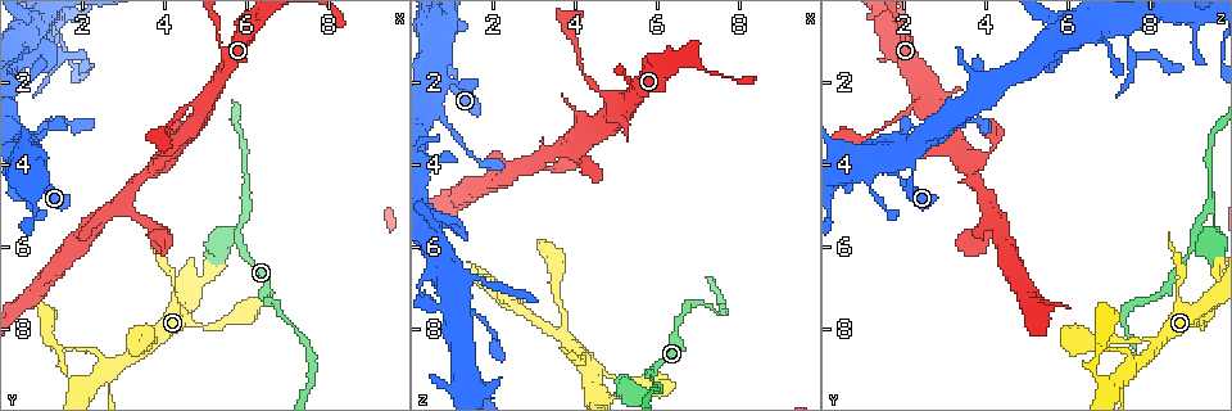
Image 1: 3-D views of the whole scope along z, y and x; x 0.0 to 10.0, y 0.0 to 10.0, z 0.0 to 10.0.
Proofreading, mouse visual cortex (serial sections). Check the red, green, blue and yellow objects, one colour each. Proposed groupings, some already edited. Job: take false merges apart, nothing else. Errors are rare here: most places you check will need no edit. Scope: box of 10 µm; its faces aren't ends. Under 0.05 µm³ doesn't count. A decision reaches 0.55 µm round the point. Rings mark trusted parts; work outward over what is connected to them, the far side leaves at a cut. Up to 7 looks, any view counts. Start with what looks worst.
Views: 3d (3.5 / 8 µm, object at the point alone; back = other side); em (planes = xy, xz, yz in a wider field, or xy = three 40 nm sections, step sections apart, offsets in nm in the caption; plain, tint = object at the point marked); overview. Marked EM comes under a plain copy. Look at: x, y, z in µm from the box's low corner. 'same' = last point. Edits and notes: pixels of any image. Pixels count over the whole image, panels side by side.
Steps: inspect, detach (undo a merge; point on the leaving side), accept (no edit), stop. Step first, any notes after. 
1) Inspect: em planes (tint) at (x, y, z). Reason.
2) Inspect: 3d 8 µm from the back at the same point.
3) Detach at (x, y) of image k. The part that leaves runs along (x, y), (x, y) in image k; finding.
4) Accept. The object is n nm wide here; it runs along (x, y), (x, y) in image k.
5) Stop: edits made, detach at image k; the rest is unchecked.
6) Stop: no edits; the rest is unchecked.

Inspect: 3d 3.5 µm at (5.95, 5.20, 9.40).

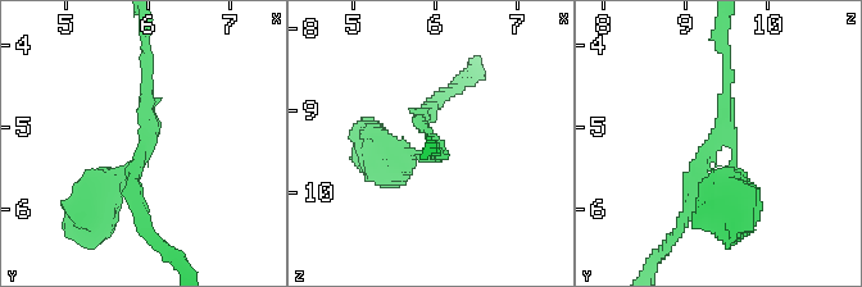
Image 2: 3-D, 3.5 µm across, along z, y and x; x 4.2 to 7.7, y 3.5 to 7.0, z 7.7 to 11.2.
Inspect: em xy step 1 (tint) at (6.00, 5.15, 9.35). 3 arms meet here; the arms are 150, 200, 300 nm wide; now the EM.

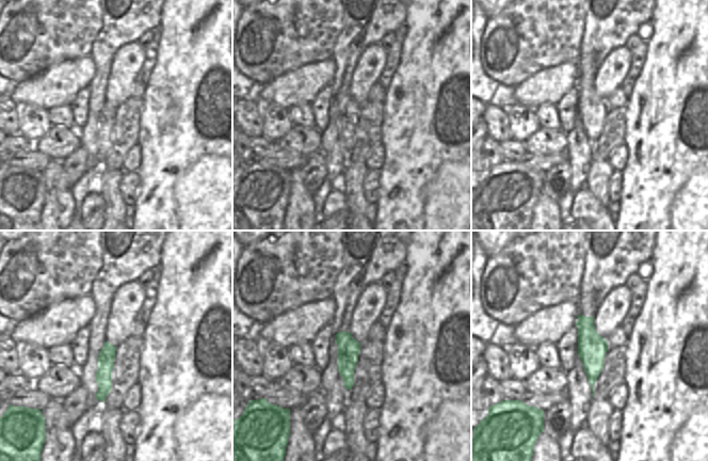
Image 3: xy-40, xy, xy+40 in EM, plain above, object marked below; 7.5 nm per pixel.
Accept. It runs along (107, 345), (101, 398) in image 3; continuous, no second cell.

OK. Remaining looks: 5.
Inspect: 3d 3.5 µm at (2.55, 9.10, 7.45). Branch point.

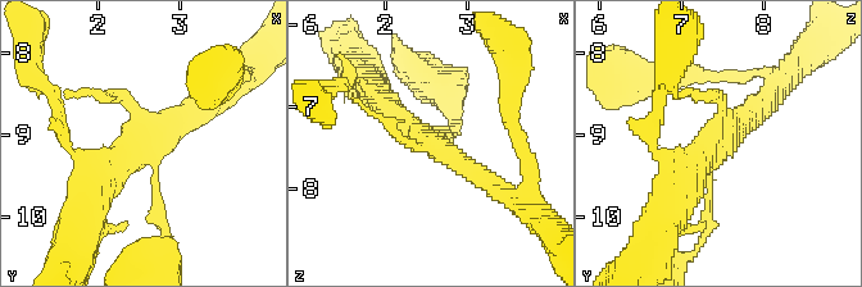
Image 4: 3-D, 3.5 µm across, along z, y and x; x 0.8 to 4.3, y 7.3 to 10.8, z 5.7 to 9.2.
Inspect: em xy step 1 (tint) at (2.50, 9.10, 7.40). Now the EM.

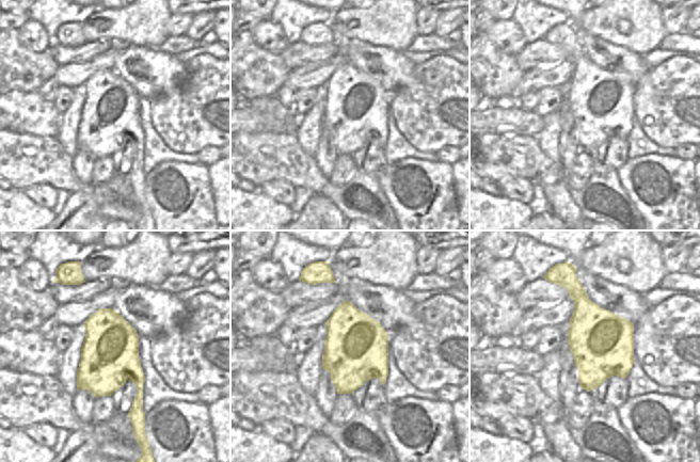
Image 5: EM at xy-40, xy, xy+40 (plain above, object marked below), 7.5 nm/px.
Inspect: em xy step 3 (tint) at the same point.

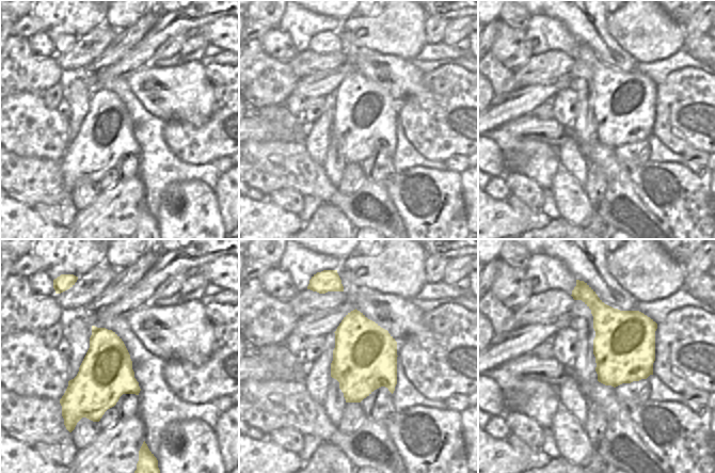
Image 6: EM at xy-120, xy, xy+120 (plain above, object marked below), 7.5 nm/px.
Accept. It runs along (491, 183), (404, 124), (370, 91) in image 4; one cell here.

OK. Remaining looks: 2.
Inspect: 3d 3.5 µm at (0.75, 3.45, 2.05). Two arms at a narrow angle.

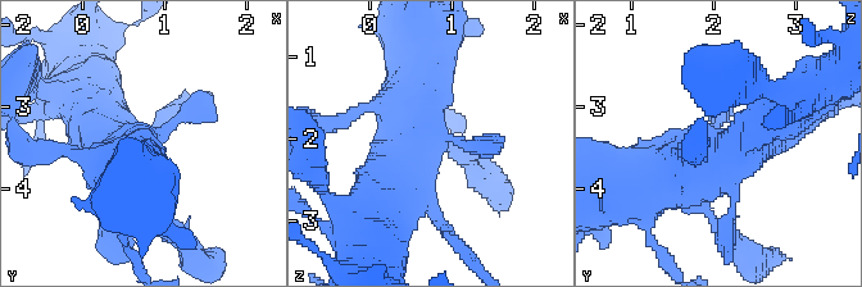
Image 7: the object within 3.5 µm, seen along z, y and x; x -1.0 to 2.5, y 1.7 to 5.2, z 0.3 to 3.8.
Inspect: em planes (tint) at (0.80, 3.40, 2.00). Shape alone is not enough.

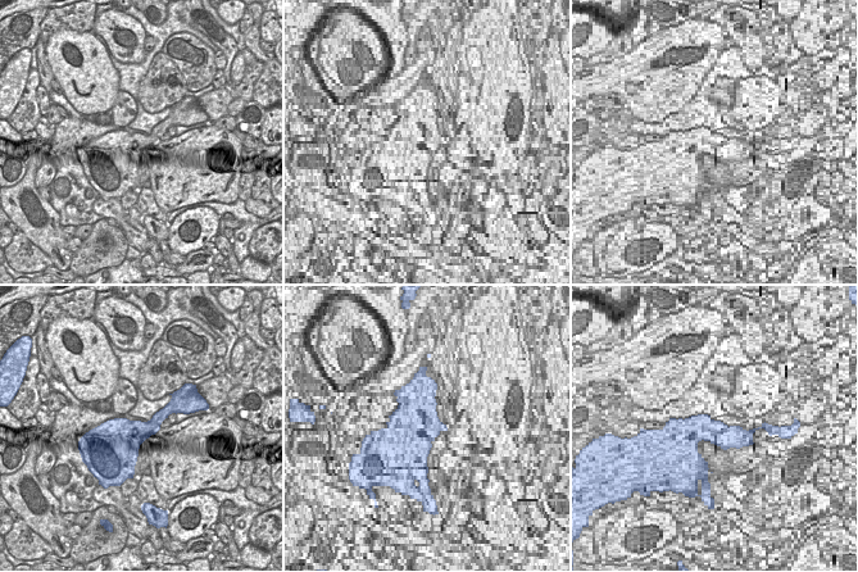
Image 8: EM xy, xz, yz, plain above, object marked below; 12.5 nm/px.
Accept. It runs along (135, 192), (119, 158), (209, 99) in image 7; one cell here.

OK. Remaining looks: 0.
Stop: no edits; the rest is unchecked.

